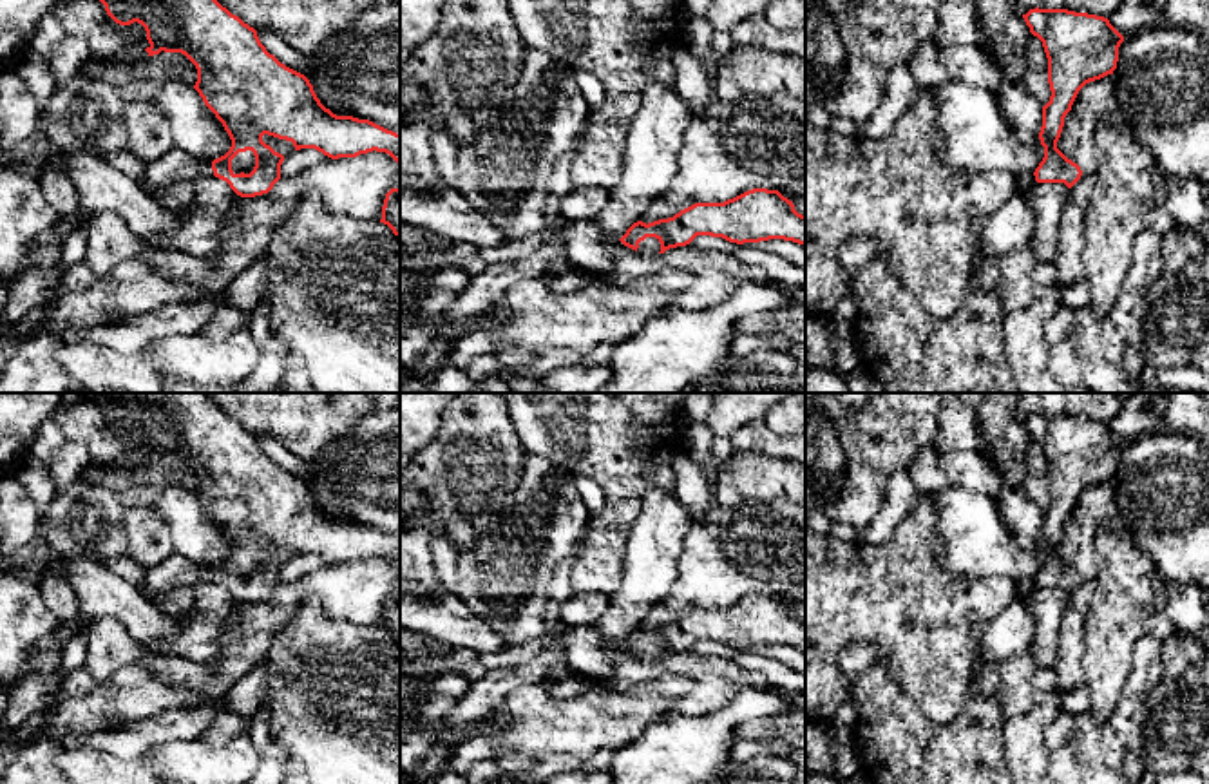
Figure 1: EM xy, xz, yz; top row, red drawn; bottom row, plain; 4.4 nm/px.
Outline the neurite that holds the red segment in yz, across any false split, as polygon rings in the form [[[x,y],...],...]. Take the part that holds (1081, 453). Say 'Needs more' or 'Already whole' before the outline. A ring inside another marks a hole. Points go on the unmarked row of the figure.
Already whole. [[[1035,413],[1023,424],[1042,447],[1052,496],[1039,538],[1044,563],[1033,581],[1037,588],[1064,588],[1071,594],[1082,576],[1057,554],[1064,523],[1086,489],[1113,480],[1124,442],[1104,422],[1068,415]]]

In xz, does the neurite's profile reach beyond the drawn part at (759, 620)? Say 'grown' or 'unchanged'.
grown

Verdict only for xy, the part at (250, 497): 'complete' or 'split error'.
split error

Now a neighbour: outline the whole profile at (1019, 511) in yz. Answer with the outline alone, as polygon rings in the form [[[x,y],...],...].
[[[983,393],[977,406],[979,429],[985,436],[985,451],[1001,474],[1001,489],[995,503],[1003,520],[1012,529],[1024,550],[1035,550],[1042,532],[1042,511],[1030,498],[1026,480],[1026,447],[1032,442],[1019,416],[1023,393]]]

